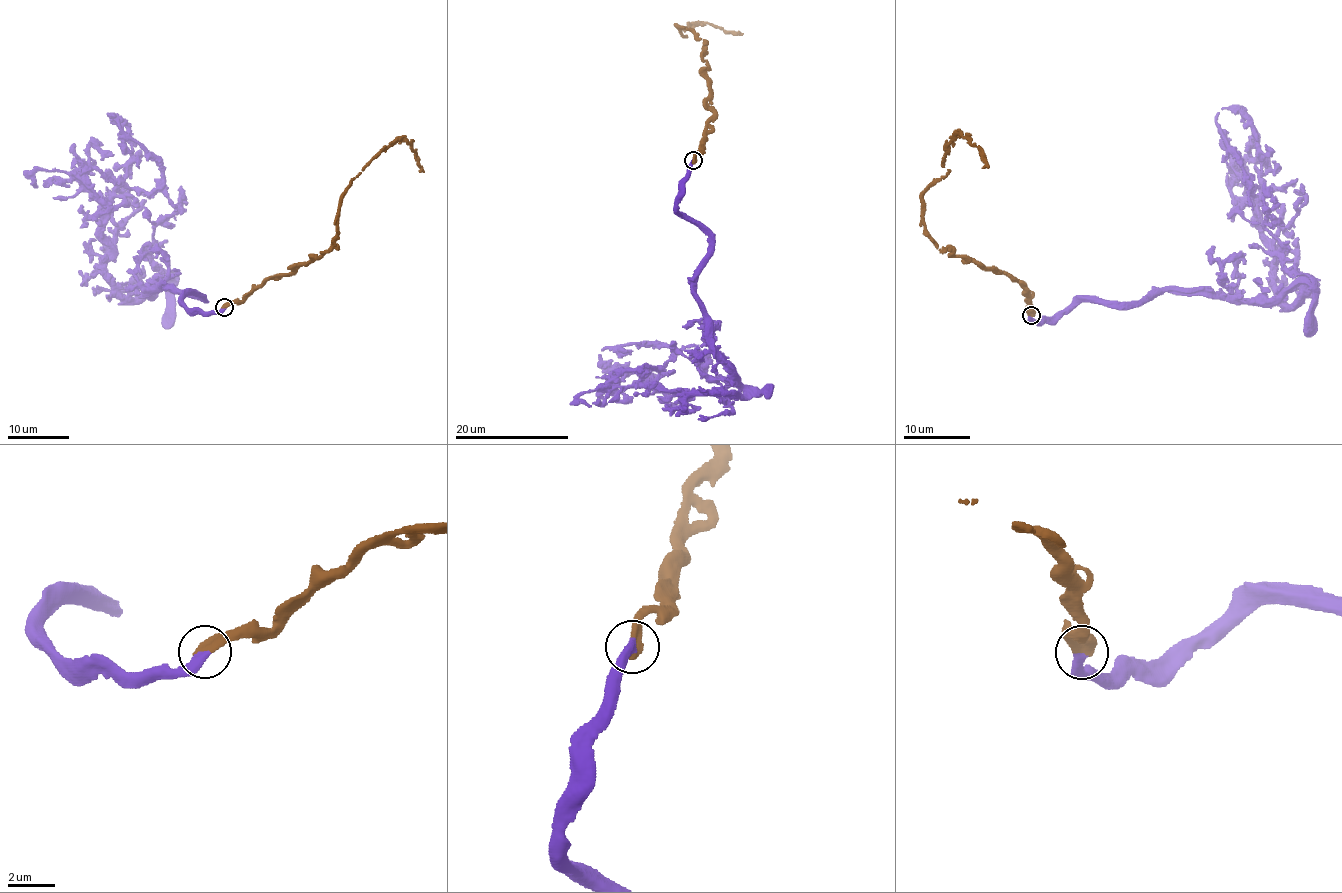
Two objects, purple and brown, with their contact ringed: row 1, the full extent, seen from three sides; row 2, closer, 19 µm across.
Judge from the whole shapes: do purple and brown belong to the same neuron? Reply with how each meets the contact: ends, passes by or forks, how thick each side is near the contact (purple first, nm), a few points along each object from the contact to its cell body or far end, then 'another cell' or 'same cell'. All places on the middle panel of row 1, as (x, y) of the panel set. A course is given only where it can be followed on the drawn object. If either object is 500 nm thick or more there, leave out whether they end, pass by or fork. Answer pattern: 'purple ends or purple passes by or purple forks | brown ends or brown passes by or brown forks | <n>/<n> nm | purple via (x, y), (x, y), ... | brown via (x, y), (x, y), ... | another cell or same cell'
400/550 nm | purple via (694, 161), (677, 206), (709, 237), (695, 300), (738, 394), (653, 385), (672, 357), (663, 346), (601, 351) | brown via (694, 161), (713, 114), (706, 61), (703, 41), (675, 26), (684, 37), (685, 29), (699, 24), (743, 34) | same cell

